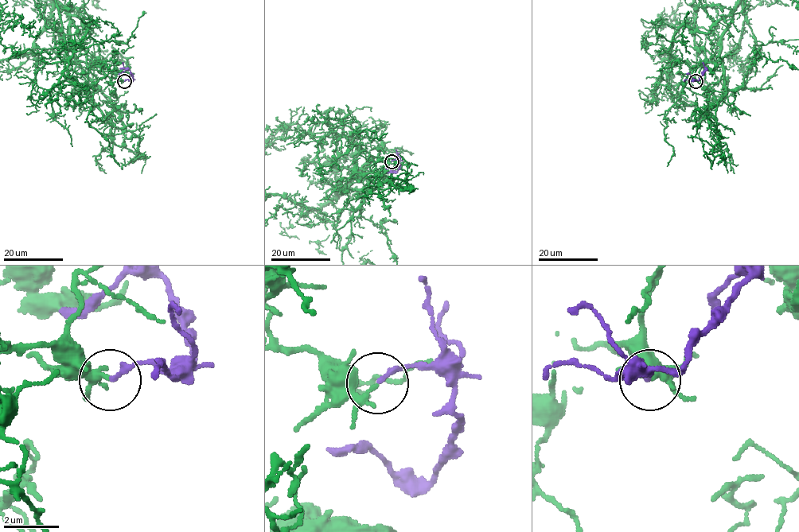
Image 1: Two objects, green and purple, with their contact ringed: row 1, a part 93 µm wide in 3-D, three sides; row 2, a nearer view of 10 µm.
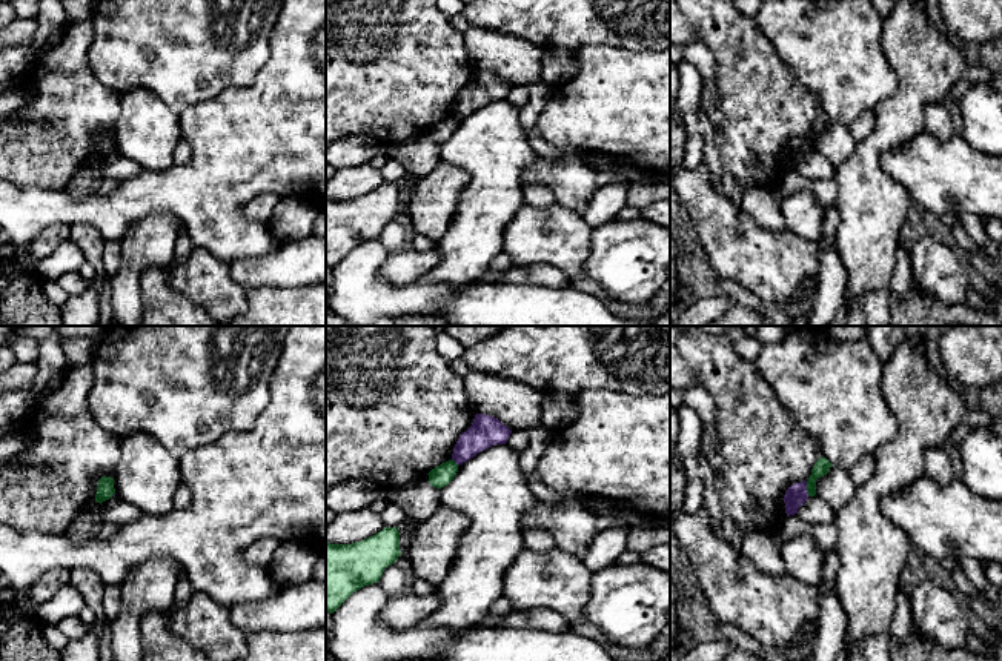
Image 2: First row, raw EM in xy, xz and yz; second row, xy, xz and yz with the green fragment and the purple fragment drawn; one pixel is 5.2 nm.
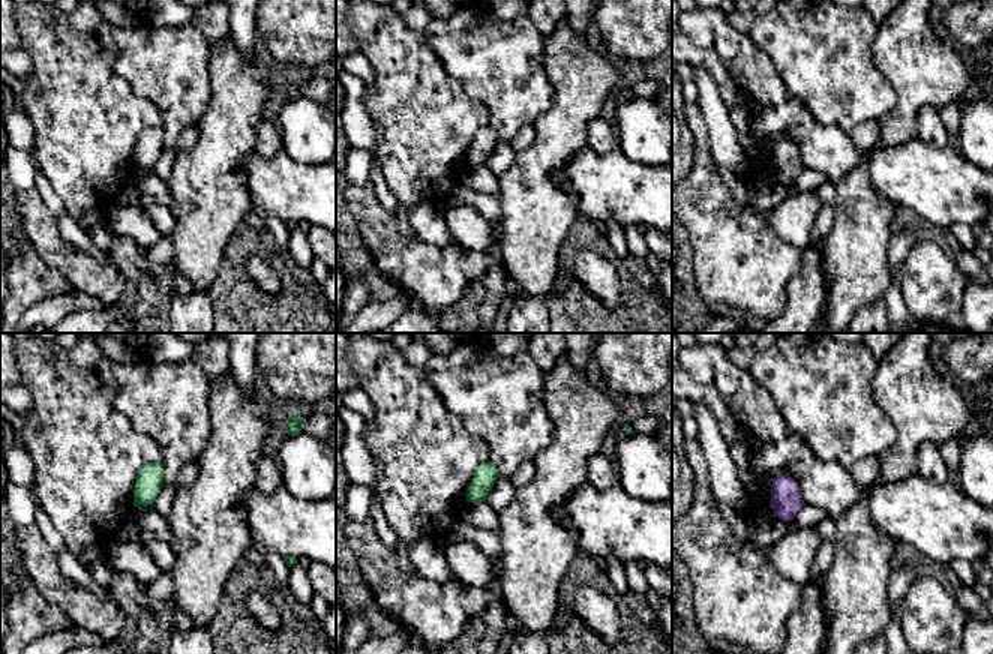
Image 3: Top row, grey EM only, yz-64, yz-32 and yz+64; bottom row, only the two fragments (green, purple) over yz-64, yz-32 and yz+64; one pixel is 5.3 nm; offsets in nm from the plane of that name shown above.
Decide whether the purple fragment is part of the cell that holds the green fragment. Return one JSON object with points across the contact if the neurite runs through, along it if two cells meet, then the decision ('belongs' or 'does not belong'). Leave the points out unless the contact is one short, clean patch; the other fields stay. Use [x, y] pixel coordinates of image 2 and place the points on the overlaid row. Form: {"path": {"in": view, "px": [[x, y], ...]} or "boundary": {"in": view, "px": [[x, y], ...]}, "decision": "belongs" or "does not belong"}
{"boundary": {"in": "yz", "px": [[806, 481], [809, 495]]}, "decision": "does not belong"}

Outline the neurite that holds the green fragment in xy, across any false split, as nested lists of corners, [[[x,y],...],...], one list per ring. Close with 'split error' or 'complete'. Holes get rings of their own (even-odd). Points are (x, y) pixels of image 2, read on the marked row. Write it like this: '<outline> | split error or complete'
[[[101,477],[98,480],[95,501],[101,504],[103,501],[112,498],[114,493],[115,493],[114,478],[111,478],[111,477]]] | complete

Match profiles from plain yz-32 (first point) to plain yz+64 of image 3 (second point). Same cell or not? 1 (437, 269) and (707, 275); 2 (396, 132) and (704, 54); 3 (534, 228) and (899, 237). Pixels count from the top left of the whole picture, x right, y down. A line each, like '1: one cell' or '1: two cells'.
1: one cell
2: two cells
3: two cells

